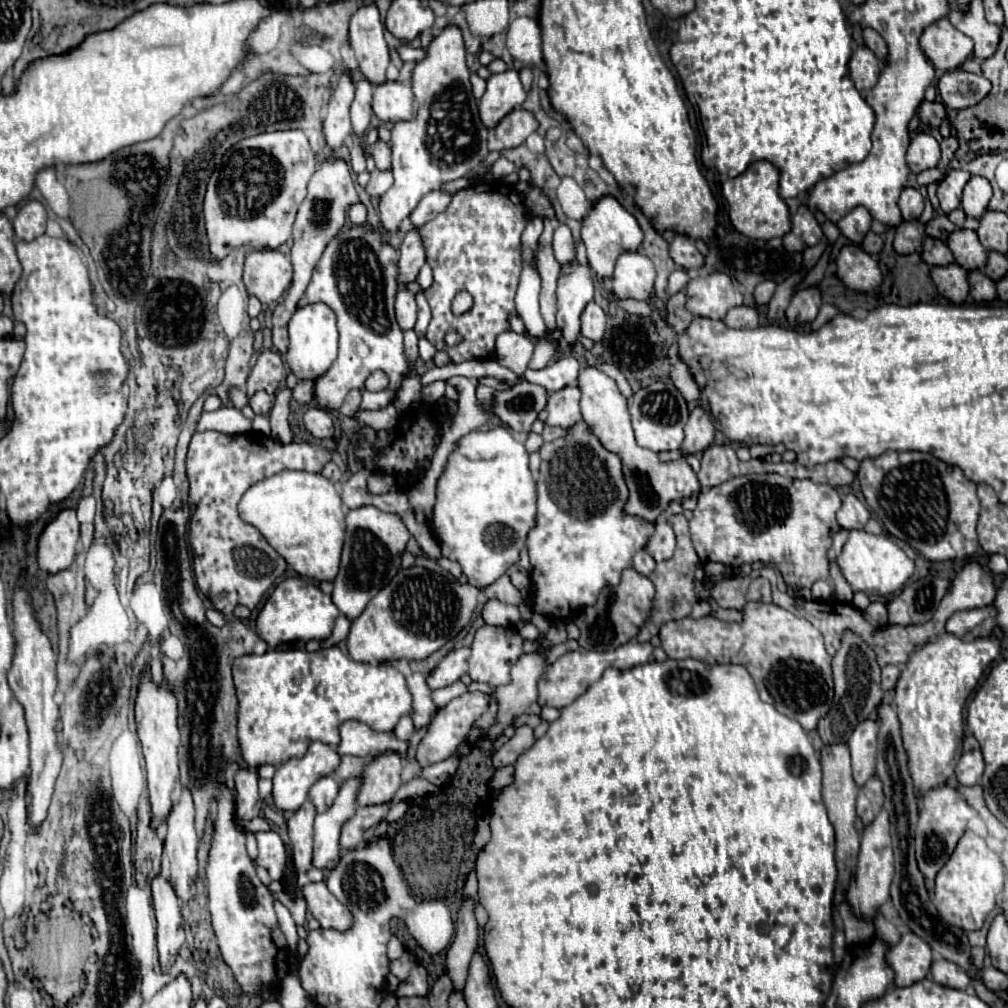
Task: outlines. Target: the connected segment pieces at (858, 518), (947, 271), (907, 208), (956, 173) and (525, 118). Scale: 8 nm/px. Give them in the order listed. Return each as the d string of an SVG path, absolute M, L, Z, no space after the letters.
M847 494L843 498L843 506L837 512L837 522L841 528L845 530L853 530L853 528L863 528L869 520L869 510L867 506L855 496L855 494Z
M949 264L945 268L935 266L931 270L931 278L939 290L941 296L955 304L963 304L969 296L969 282L967 282L967 270L961 270L957 264Z
M905 188L899 198L899 208L903 212L903 220L917 220L923 212L923 196L917 188Z
M949 170L945 180L937 186L937 198L941 202L941 210L949 214L951 210L959 208L961 204L961 192L969 180L969 172L965 170Z
M517 108L497 124L495 136L497 136L497 140L503 142L505 148L515 148L515 146L523 144L525 138L529 134L533 134L537 128L539 128L537 118L531 112Z

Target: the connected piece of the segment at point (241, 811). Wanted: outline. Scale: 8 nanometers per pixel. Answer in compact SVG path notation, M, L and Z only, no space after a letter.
M241 768L235 774L235 790L237 790L237 818L253 820L260 816L261 809L265 806L259 796L257 788L259 776L251 768Z

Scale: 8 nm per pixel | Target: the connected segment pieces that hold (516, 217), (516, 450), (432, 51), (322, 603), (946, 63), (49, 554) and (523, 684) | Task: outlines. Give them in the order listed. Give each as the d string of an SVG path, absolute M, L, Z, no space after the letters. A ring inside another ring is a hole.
M497 180L491 182L477 182L471 184L465 190L459 190L445 212L441 212L437 218L429 220L425 226L421 226L421 236L427 250L427 262L433 268L433 286L425 290L425 298L433 310L433 318L427 330L427 340L437 350L447 350L453 362L463 360L483 360L487 358L495 348L495 336L503 330L509 330L507 316L515 312L515 290L519 284L519 272L521 272L521 234L527 224L527 210L521 202L521 198L515 196L515 192ZM467 290L473 296L473 308L465 316L455 316L451 312L451 300L457 292ZM449 328L455 328L463 334L463 342L459 346L445 346L443 336Z
M491 428L487 432L469 432L459 440L455 452L451 452L447 468L437 482L437 504L433 508L433 532L445 558L461 564L463 574L471 586L485 588L505 574L517 560L525 546L527 532L533 528L537 514L537 488L529 470L529 458L523 444L519 444L507 428Z
M453 24L445 26L425 50L427 56L415 64L411 76L411 88L419 104L417 116L413 120L397 122L391 130L389 144L393 150L395 184L379 200L379 218L387 232L399 232L401 222L409 218L425 194L473 172L489 154L489 132L479 120L471 92L471 72L465 64L467 52L461 28Z
M288 577L275 588L257 616L257 634L269 644L279 646L295 640L327 640L333 632L335 618L339 616L331 596L325 594L317 583L305 581L302 577Z
M941 18L929 24L921 34L921 50L935 68L955 70L973 50L973 42L959 32L949 18Z
M73 508L61 510L41 532L39 540L37 540L37 560L39 566L47 572L61 572L65 568L69 568L75 560L75 546L79 542L79 522L75 516Z
M523 654L511 670L511 682L495 688L499 712L495 724L485 730L487 740L495 740L505 728L513 726L515 718L525 714L537 700L537 682L545 672L545 654Z

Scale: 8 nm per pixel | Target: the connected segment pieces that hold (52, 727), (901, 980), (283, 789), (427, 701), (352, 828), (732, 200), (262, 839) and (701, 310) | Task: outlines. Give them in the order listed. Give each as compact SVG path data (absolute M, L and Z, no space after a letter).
M17 590L13 596L13 636L15 636L15 656L13 666L9 672L9 686L13 690L13 696L21 702L25 708L25 720L29 728L29 740L31 740L31 770L27 776L27 790L31 794L29 802L29 824L41 826L47 818L47 810L51 804L55 780L61 770L63 754L61 746L57 742L57 724L59 724L59 706L55 702L55 690L57 690L57 676L55 676L55 660L57 656L51 650L51 644L43 630L39 628L37 620L33 618L33 608L29 604L27 592Z
M907 932L901 942L887 952L887 960L895 970L897 986L911 986L913 982L925 978L931 970L931 948L917 934Z
M313 742L303 758L291 758L277 768L273 776L275 806L283 812L299 810L315 780L333 774L337 764L339 754L331 746Z
M415 672L407 678L407 684L409 684L409 690L413 694L413 708L415 708L415 718L413 718L414 726L422 728L431 721L431 714L433 710L437 708L433 702L431 702L431 692L429 686L427 686L427 676L429 674L421 674L421 672Z
M391 804L357 808L353 818L349 818L349 822L345 822L341 830L341 840L339 840L341 848L351 850L351 848L357 848L361 842L365 842L365 836L369 834L369 830L379 824L379 820L387 814L389 808Z
M765 160L751 164L745 170L745 174L731 178L723 184L723 196L729 202L729 220L739 234L755 240L771 240L791 230L789 208L779 198L777 188L779 188L779 170Z
M257 832L257 846L259 856L257 862L263 866L269 874L283 874L285 870L285 844L279 838L279 834L271 832Z
M713 272L687 284L687 310L695 316L723 320L729 308L741 304L739 282L725 272Z

